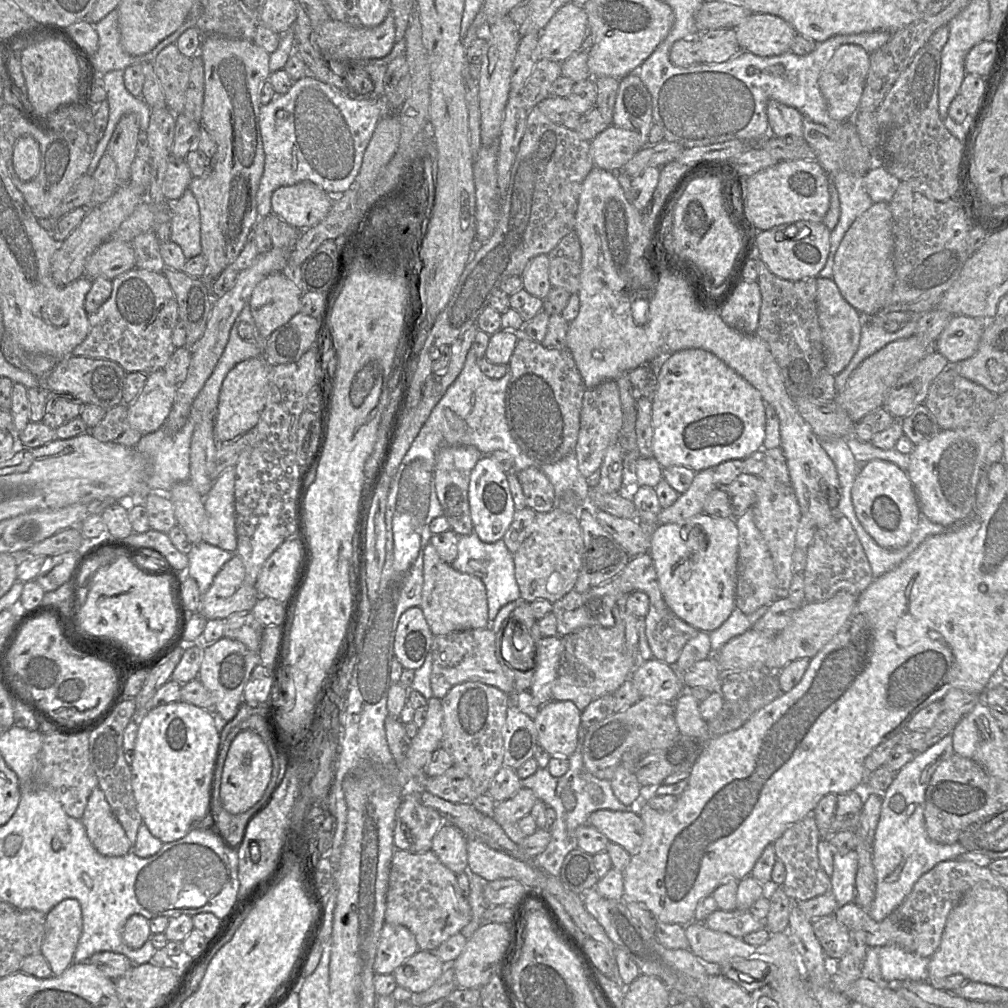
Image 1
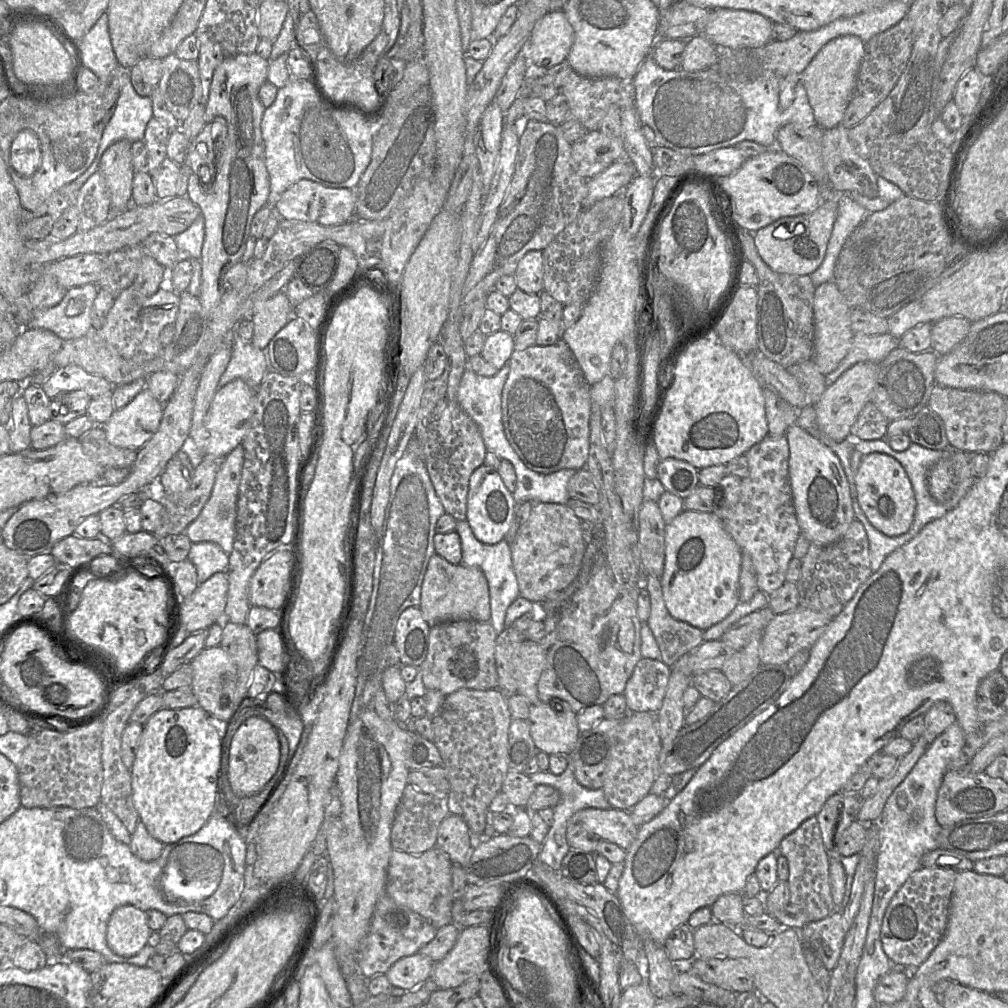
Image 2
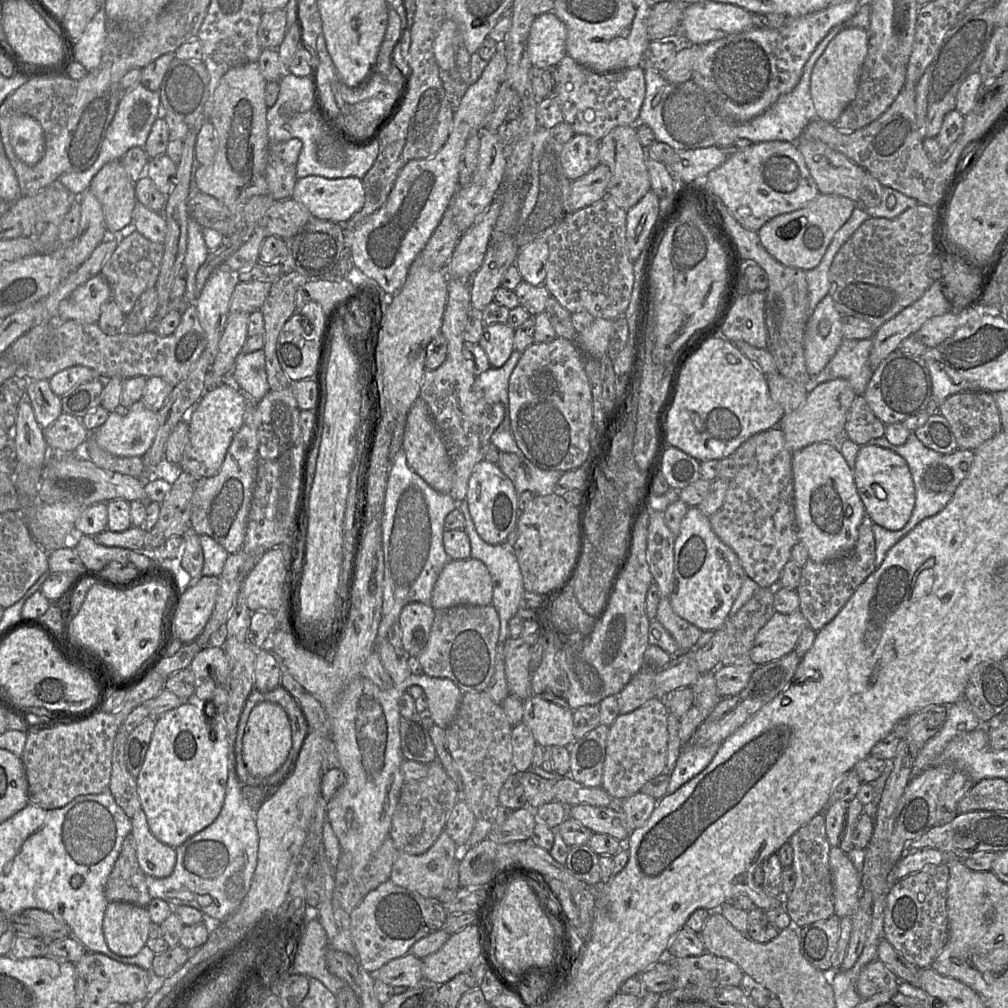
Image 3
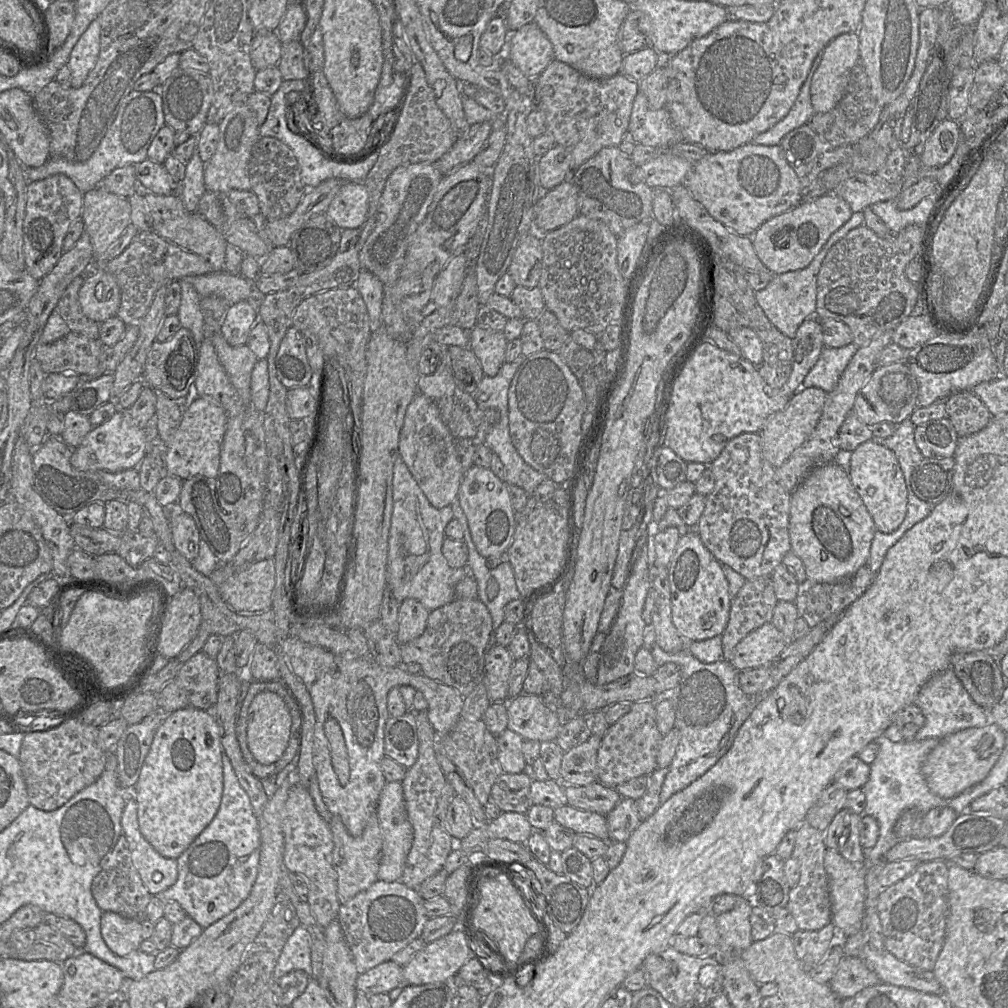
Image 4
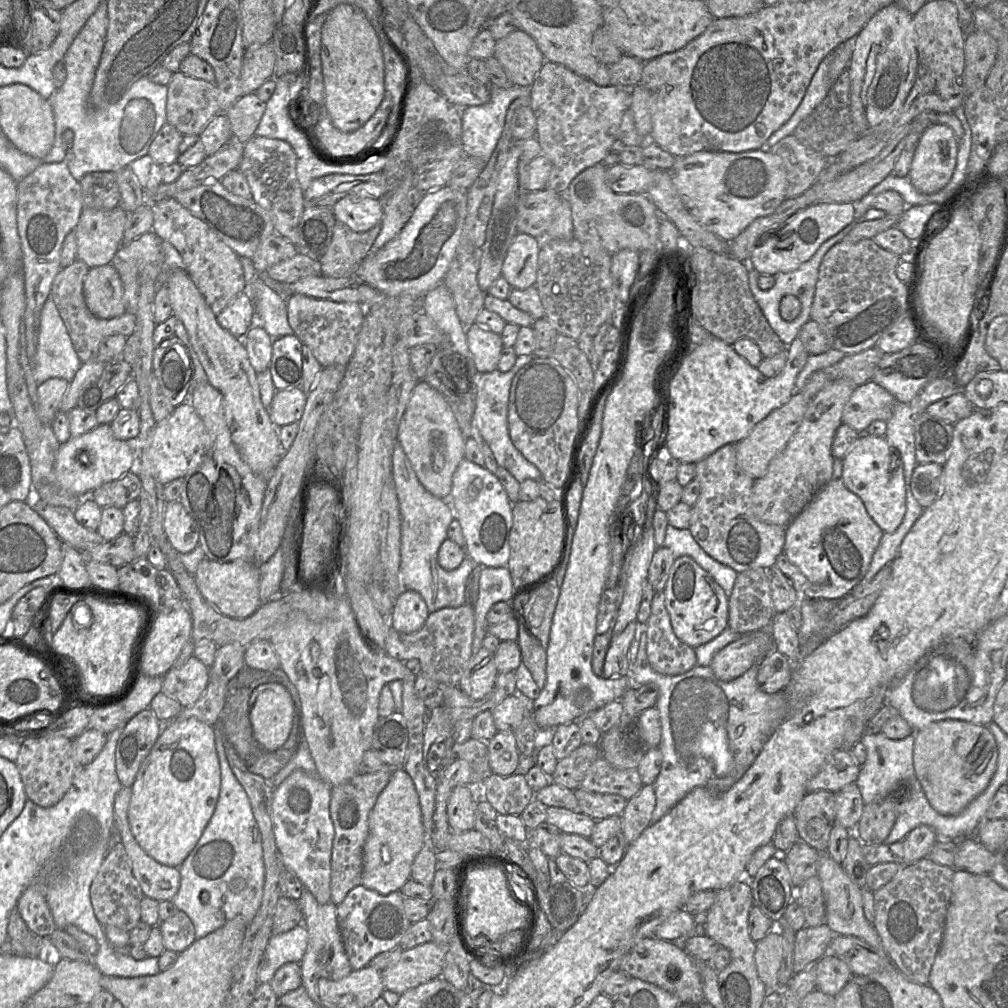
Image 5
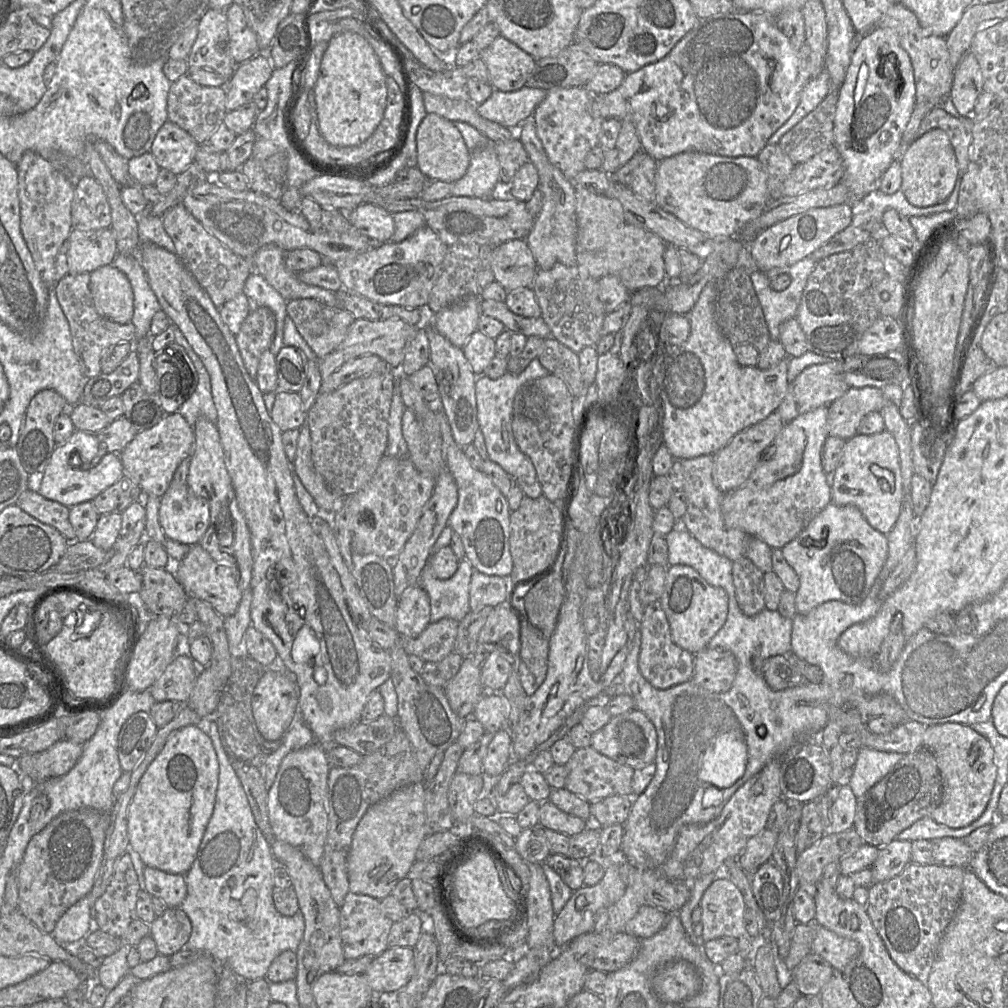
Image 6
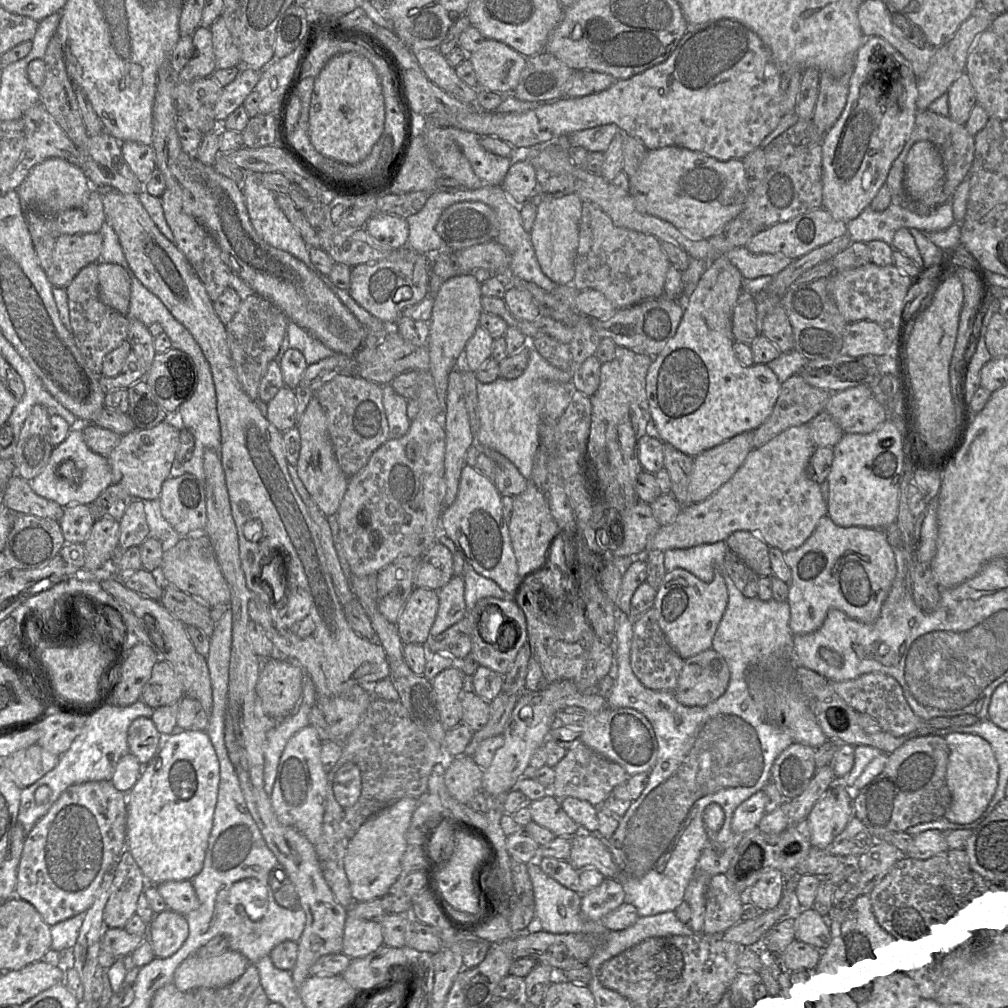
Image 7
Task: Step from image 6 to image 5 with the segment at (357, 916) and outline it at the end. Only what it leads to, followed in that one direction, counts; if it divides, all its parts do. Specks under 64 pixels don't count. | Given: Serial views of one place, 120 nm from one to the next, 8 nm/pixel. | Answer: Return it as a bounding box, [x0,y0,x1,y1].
[337,885,411,970]

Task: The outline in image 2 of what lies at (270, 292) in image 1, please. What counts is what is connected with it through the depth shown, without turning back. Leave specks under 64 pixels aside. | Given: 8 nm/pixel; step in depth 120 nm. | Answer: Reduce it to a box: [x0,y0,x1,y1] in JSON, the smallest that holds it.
[250,291,295,349]

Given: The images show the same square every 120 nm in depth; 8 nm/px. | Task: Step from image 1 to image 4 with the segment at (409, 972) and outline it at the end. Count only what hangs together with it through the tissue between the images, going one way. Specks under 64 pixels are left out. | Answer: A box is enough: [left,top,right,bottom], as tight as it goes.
[356,960,405,996]

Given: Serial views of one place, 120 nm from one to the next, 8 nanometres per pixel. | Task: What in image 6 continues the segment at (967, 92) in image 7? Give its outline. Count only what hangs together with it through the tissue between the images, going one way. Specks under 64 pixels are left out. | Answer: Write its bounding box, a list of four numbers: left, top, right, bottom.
[949,52,983,116]

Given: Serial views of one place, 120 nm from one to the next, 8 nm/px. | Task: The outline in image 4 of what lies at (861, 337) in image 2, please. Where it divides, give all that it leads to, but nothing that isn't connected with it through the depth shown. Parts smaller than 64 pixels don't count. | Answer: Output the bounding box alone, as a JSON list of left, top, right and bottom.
[801,342,858,392]

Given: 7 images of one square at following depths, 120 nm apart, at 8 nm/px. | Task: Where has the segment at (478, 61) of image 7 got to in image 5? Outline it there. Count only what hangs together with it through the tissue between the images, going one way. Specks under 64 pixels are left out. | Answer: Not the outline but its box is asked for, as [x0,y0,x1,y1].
[494,29,546,86]

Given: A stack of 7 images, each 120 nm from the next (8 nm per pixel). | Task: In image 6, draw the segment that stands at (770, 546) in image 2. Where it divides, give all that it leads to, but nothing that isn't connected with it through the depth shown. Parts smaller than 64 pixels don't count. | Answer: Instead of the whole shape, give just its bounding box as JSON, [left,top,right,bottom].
[680,455,751,562]

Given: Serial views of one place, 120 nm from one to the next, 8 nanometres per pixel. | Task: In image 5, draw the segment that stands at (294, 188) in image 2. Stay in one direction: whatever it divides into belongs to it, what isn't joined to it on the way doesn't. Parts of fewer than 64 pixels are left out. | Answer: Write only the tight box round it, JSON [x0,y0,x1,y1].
[331,195,382,232]

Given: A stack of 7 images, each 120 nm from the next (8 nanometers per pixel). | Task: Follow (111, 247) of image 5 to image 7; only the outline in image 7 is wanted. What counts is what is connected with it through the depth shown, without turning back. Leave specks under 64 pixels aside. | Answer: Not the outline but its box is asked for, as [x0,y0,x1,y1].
[46,232,103,288]

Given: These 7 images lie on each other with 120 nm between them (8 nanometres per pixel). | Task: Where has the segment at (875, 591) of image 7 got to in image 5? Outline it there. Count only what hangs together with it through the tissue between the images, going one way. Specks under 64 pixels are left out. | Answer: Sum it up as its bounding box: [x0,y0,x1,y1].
[784,478,883,599]

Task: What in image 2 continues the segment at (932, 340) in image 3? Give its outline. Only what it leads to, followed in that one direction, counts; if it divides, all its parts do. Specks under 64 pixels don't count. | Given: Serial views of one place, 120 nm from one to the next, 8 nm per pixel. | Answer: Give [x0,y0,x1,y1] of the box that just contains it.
[931,316,971,356]

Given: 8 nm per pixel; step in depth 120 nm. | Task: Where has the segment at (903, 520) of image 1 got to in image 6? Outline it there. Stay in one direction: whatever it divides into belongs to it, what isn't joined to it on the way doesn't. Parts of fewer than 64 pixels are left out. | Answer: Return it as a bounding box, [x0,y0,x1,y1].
[831,429,903,536]

